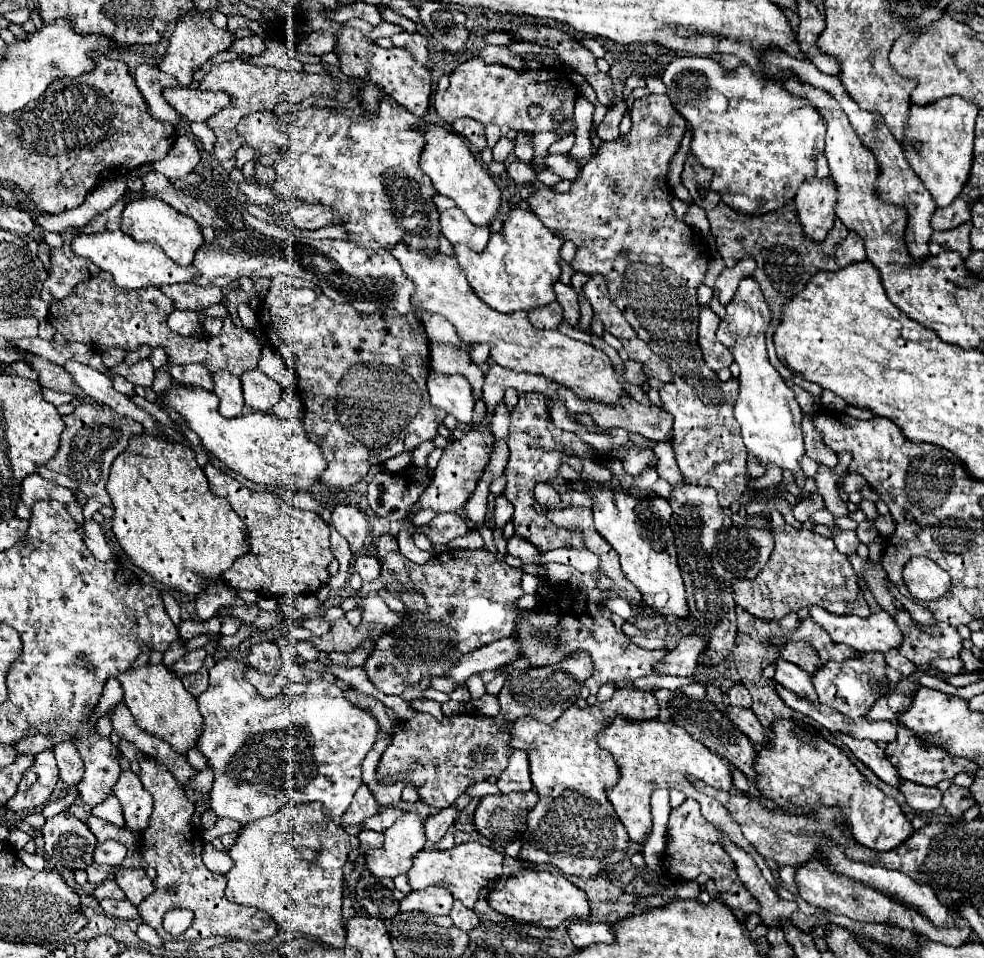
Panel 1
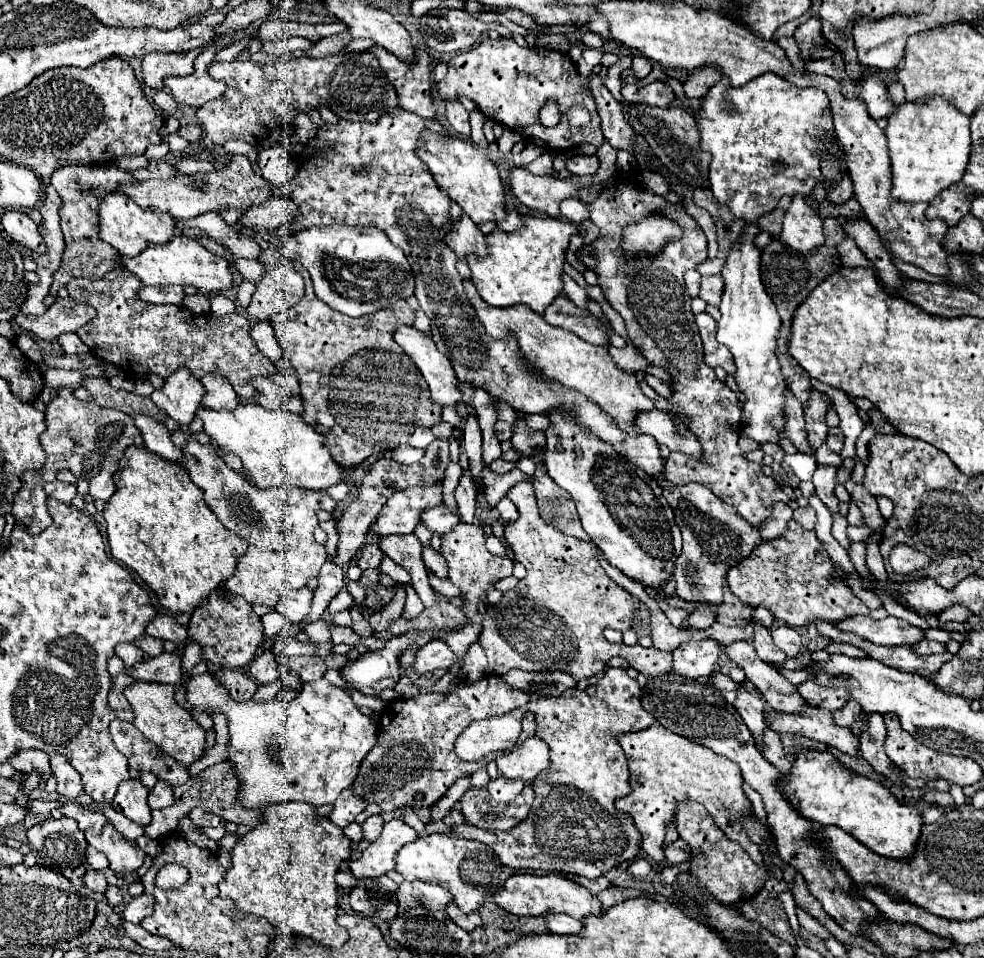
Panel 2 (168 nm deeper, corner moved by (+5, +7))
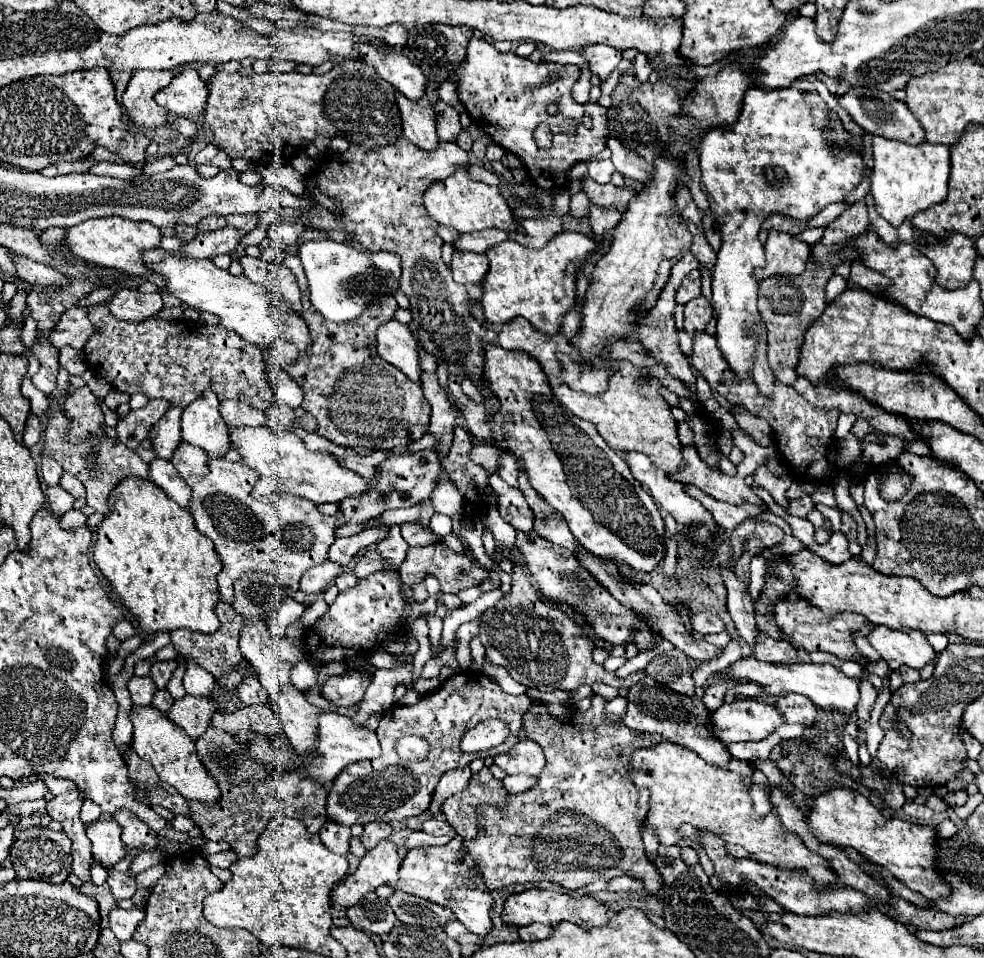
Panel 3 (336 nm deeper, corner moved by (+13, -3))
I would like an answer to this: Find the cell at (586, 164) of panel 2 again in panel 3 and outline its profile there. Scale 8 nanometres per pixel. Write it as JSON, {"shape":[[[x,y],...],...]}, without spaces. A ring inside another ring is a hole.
{"shape":[[[593,158],[589,162],[589,176],[593,180],[597,180],[599,184],[607,184],[613,174],[615,174],[615,168],[613,168],[611,160],[597,160],[597,158]]]}

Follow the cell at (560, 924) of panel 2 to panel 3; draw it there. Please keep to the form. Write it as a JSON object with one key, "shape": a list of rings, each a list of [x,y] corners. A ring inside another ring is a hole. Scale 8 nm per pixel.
{"shape":[[[529,924],[529,926],[521,926],[519,928],[519,938],[523,942],[533,942],[533,940],[545,940],[551,934],[551,926],[547,924]]]}

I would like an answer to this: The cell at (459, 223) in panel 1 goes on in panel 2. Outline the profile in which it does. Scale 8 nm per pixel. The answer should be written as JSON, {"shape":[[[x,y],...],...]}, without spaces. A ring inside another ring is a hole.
{"shape":[[[463,214],[459,216],[459,220],[451,222],[451,228],[445,232],[445,238],[459,258],[467,254],[487,254],[483,232],[475,226],[475,222],[469,222],[469,218],[465,218]]]}

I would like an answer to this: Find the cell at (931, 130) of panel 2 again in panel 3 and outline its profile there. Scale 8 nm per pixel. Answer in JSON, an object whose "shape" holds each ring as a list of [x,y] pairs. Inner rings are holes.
{"shape":[[[881,136],[873,138],[873,174],[871,174],[871,196],[875,210],[893,226],[901,226],[903,220],[911,220],[917,212],[923,212],[947,196],[949,182],[949,146],[923,142],[919,146],[907,146],[897,140]]]}

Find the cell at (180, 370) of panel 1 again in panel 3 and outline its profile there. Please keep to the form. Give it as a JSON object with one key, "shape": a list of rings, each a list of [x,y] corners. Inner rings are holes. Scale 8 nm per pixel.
{"shape":[[[173,406],[169,408],[169,412],[149,430],[149,440],[153,444],[153,452],[155,458],[161,460],[171,460],[175,448],[181,442],[181,412],[183,408]]]}

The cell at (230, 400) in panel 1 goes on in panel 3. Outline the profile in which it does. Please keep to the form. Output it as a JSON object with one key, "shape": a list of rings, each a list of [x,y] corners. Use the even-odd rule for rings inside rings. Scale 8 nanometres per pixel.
{"shape":[[[205,390],[195,402],[191,402],[189,406],[183,408],[183,416],[181,416],[181,442],[197,446],[197,448],[205,450],[207,456],[215,456],[215,458],[221,458],[221,456],[225,456],[231,450],[227,424],[223,422],[221,414],[219,414],[219,400],[217,400],[215,392]]]}

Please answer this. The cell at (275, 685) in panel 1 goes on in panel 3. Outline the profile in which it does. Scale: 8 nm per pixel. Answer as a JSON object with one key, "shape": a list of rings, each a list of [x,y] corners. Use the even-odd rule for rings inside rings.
{"shape":[[[185,696],[181,700],[175,700],[171,710],[167,712],[167,718],[181,726],[191,740],[197,740],[209,726],[209,720],[219,710],[219,702],[211,696]]]}

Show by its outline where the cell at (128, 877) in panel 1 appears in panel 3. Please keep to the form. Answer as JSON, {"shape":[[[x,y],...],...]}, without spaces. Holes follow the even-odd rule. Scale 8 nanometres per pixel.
{"shape":[[[97,820],[87,828],[87,838],[93,844],[93,856],[105,866],[111,868],[115,862],[123,860],[127,854],[125,844],[121,842],[121,826],[115,820]]]}

